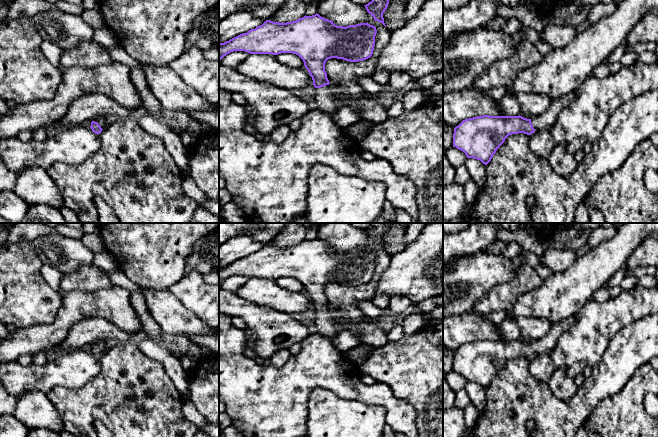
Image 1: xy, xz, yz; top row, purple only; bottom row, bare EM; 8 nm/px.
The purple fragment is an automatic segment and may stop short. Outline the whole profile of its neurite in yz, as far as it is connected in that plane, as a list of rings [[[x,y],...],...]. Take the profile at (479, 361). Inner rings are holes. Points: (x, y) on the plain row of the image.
[[[574,315],[553,324],[548,334],[531,343],[522,340],[477,340],[463,344],[454,352],[453,371],[463,375],[467,382],[487,389],[505,363],[512,358],[531,359],[539,353],[551,352],[560,336],[575,323]]]

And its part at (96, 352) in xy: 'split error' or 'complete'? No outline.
split error

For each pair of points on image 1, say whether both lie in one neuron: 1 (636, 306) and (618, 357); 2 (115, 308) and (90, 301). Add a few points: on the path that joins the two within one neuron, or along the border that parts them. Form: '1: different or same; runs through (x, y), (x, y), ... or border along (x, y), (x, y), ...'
1: different; border along (647, 314), (624, 326), (612, 339)
2: same; runs through (109, 304), (96, 304)

